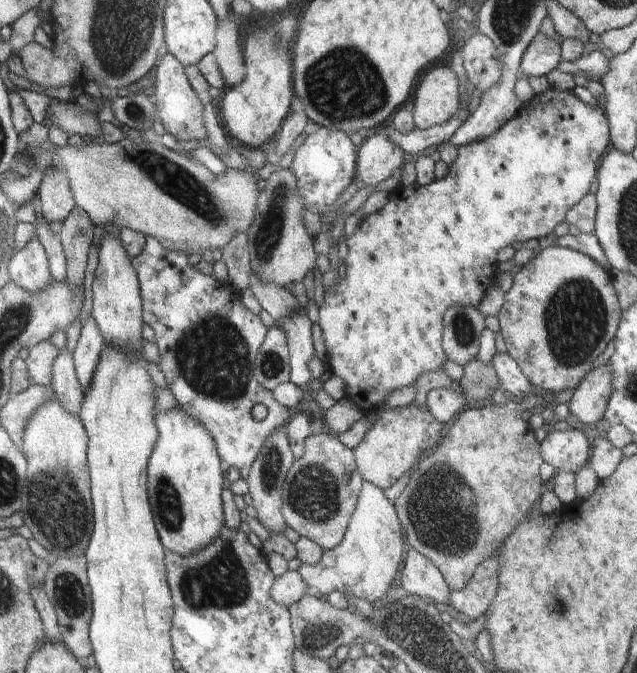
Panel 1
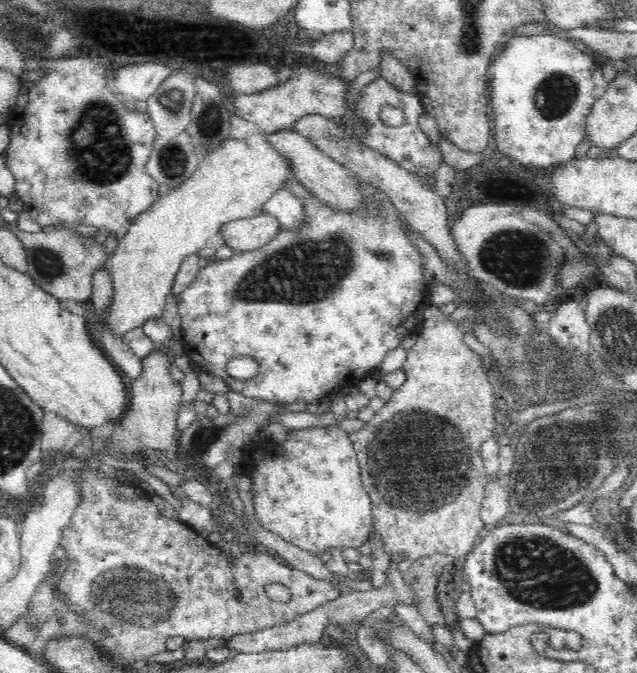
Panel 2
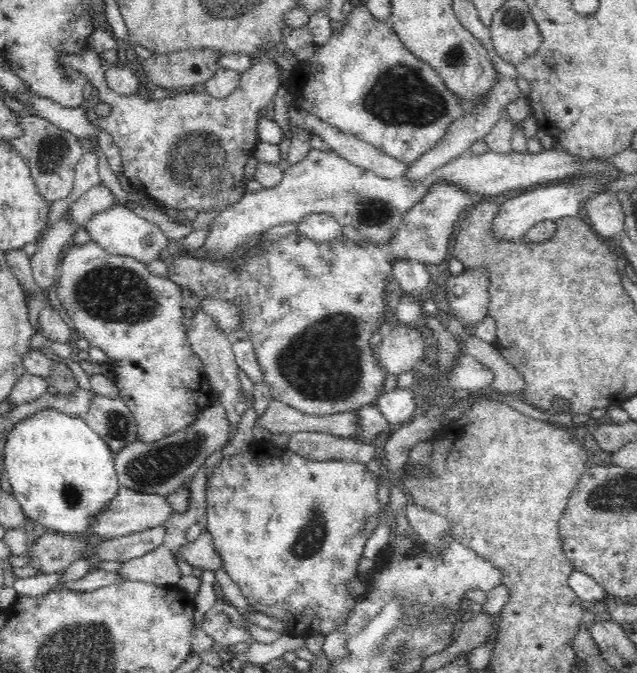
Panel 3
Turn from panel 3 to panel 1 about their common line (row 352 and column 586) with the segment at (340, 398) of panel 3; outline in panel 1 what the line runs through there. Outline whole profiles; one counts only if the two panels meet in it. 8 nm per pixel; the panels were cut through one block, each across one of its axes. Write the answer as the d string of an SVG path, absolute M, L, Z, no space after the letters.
M556 244L539 250L515 275L513 286L505 294L497 317L507 354L516 361L530 382L538 388L561 393L568 388L574 390L586 373L597 365L596 358L615 338L621 312L610 274L585 254Z

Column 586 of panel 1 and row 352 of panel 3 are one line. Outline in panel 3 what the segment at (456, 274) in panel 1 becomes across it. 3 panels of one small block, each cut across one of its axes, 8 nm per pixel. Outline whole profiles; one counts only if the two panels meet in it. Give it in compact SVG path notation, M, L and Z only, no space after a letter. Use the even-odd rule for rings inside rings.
M84 240L84 244L82 245L70 243L63 252L62 259L60 260L56 290L61 306L74 322L75 335L85 338L88 340L89 346L96 346L96 348L100 348L100 350L103 350L106 354L108 358L107 364L110 370L115 373L114 383L118 387L119 394L135 416L138 441L149 443L159 441L161 438L166 438L169 434L175 433L177 430L182 430L191 422L194 422L196 415L214 402L214 392L210 386L201 360L199 360L197 354L191 349L187 339L187 324L185 323L184 315L182 315L182 306L180 305L180 302L182 302L180 285L168 277L164 278L151 275L147 266L146 263L138 262L131 257L109 255L106 253L106 250L92 240ZM112 360L117 360L118 364L116 366L111 365L110 362L112 362Z

